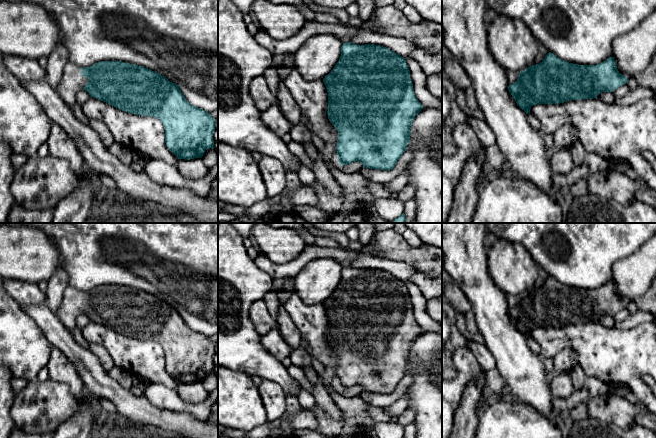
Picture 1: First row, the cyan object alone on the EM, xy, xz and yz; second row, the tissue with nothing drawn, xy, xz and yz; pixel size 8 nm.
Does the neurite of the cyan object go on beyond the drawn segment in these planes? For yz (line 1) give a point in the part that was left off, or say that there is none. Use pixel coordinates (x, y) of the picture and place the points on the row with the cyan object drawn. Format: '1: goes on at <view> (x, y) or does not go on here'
1: does not go on here

